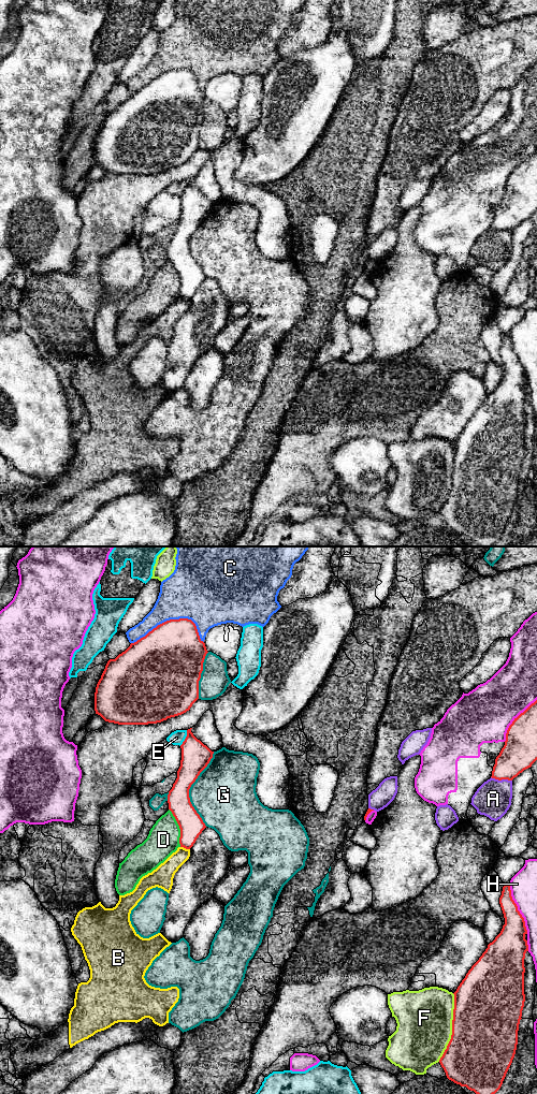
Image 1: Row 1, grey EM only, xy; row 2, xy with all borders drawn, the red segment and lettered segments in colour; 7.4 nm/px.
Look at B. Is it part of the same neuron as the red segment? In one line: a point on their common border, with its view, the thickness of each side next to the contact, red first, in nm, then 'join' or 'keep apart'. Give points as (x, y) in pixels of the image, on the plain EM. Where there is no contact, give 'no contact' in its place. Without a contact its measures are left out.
contact xy (185, 297); calibres 180 and 150 nm; keep apart

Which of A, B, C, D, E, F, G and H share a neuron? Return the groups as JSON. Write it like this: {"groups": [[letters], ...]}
{"groups": [["A", "E"], ["B"], ["C", "G"], ["D"], ["F"], ["H"]]}

